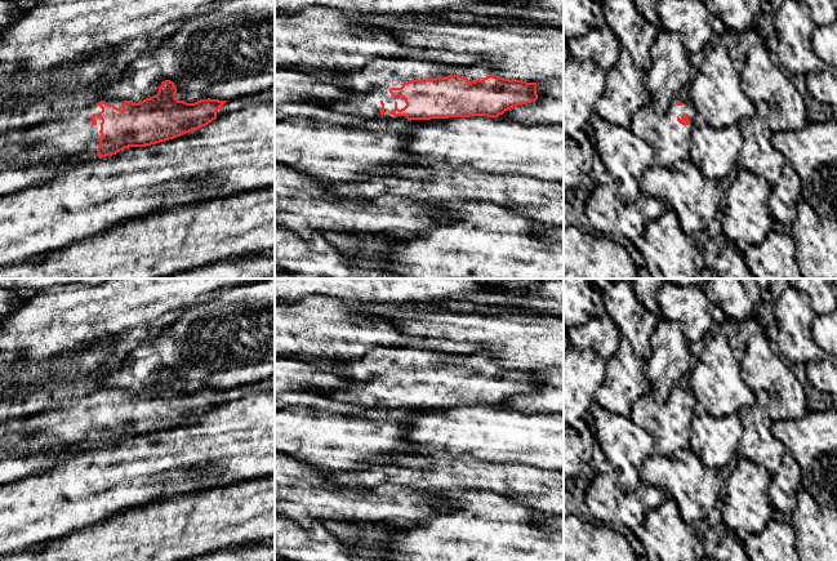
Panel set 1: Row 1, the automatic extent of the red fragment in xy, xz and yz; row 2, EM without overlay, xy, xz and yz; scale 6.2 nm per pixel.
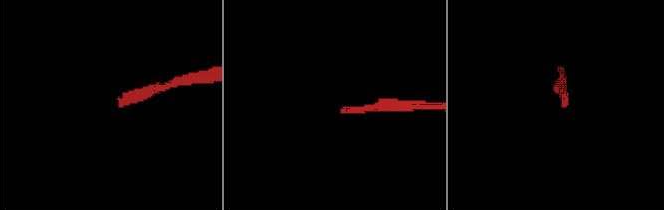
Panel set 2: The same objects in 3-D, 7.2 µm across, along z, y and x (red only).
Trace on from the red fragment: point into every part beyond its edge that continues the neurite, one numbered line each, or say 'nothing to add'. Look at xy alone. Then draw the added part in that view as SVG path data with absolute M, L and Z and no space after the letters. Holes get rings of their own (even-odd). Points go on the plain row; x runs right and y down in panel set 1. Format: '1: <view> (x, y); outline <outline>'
1: xy (72, 422); outline M97 387L81 399L62 400L36 415L0 422L0 451L28 453L34 441L46 437L62 440L74 453L98 448L101 389L123 399L124 388Z

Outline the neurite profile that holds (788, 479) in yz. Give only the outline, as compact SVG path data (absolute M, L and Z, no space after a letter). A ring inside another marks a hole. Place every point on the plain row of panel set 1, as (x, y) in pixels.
M791 451L783 455L780 469L771 476L769 495L774 499L771 503L774 509L779 509L788 520L796 507L796 494L802 487L801 468Z

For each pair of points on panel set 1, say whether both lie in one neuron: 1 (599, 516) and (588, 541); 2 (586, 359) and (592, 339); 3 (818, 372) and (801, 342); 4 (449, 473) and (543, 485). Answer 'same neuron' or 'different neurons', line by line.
1: different neurons
2: different neurons
3: different neurons
4: same neuron

